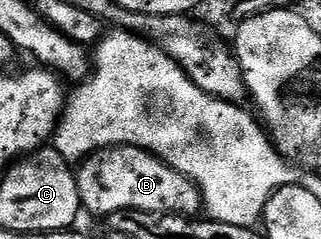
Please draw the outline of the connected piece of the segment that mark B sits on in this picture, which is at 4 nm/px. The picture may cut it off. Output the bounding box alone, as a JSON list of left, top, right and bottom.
[76,145,203,219]

